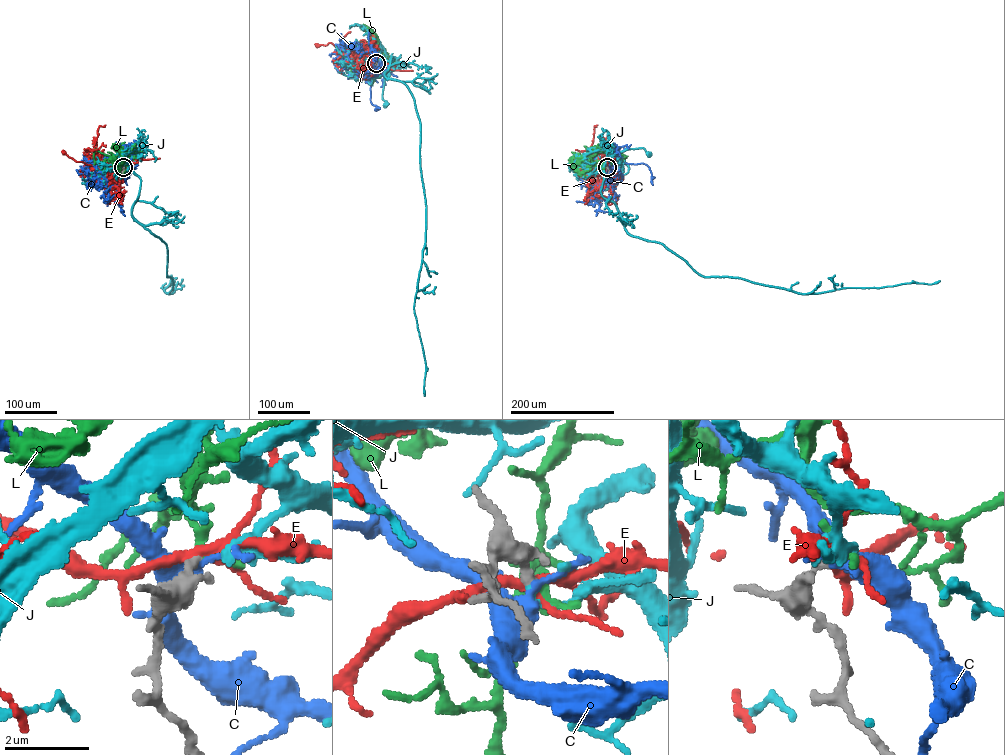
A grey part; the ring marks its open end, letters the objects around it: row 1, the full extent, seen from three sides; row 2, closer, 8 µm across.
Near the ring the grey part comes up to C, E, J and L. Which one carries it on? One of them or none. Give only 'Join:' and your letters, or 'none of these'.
Join: L

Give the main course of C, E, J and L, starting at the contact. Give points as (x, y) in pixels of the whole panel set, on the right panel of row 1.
C: (607, 167), (609, 172), (617, 163), (643, 163), (649, 167), (652, 178)
E: (607, 167), (604, 172), (604, 165), (586, 161), (589, 152)
J: (607, 167), (606, 162), (613, 155), (627, 149), (643, 148), (649, 154)
L: (607, 167), (606, 162), (610, 158), (613, 161), (611, 157), (599, 168), (584, 156), (572, 158), (570, 166)

